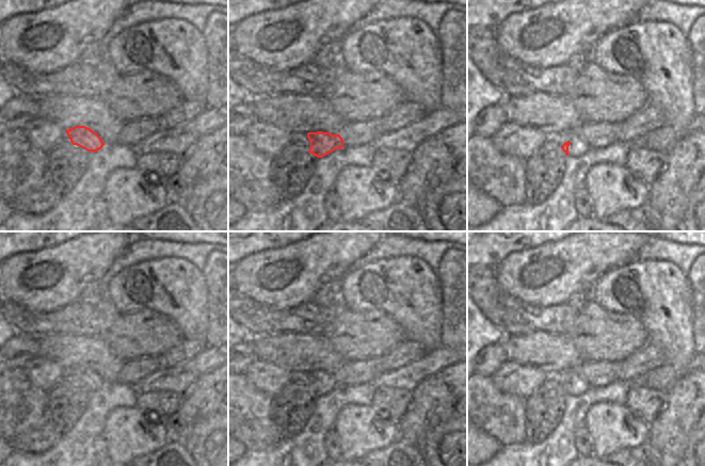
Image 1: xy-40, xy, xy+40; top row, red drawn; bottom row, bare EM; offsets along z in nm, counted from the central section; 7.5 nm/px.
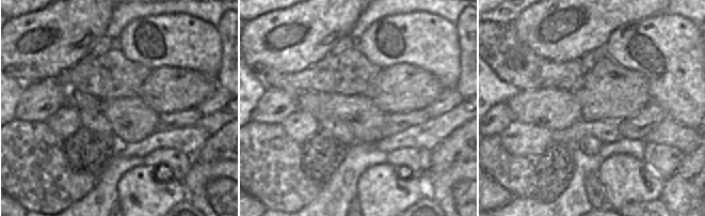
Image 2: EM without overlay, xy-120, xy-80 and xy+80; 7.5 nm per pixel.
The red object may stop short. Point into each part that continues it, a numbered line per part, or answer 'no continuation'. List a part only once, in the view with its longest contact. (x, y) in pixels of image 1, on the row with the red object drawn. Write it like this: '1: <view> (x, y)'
1: xy+40 (577, 147)

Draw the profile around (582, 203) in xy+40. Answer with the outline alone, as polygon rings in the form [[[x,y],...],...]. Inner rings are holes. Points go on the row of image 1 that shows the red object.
[[[584,186],[575,191],[575,208],[579,218],[592,215],[592,202]]]

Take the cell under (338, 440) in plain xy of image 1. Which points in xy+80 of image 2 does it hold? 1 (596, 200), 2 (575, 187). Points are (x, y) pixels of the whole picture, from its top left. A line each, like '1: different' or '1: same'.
1: same
2: different

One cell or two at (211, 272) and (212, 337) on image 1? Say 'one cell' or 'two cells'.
one cell

